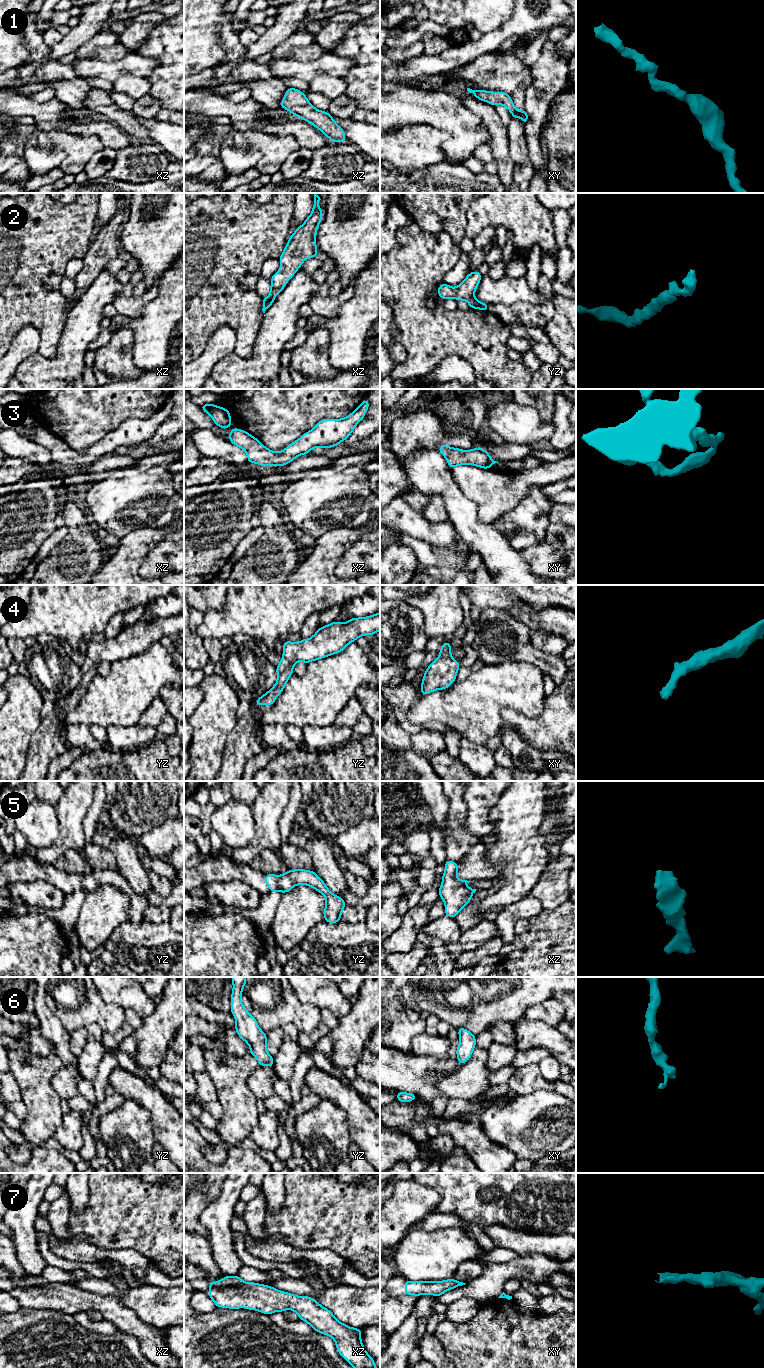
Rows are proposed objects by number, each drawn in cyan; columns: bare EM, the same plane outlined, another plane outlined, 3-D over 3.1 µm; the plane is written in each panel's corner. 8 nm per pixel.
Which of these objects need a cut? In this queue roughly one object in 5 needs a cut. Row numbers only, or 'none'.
none

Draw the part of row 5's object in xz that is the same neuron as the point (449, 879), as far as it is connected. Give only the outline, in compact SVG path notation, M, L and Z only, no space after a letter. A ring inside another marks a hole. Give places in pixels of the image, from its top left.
M446 860L442 877L442 886L438 889L440 898L445 903L445 916L455 918L459 911L466 906L477 889L466 887L471 881L457 878L458 864Z

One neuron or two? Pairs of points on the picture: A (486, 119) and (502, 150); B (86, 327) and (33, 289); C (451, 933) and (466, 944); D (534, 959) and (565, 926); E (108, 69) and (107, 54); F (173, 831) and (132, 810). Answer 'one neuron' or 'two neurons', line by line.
A: one neuron
B: two neurons
C: two neurons
D: one neuron
E: two neurons
F: two neurons

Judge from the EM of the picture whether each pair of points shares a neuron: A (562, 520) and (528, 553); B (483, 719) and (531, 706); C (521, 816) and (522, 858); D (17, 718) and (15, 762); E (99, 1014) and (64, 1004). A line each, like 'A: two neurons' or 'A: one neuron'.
A: one neuron
B: one neuron
C: one neuron
D: one neuron
E: one neuron

